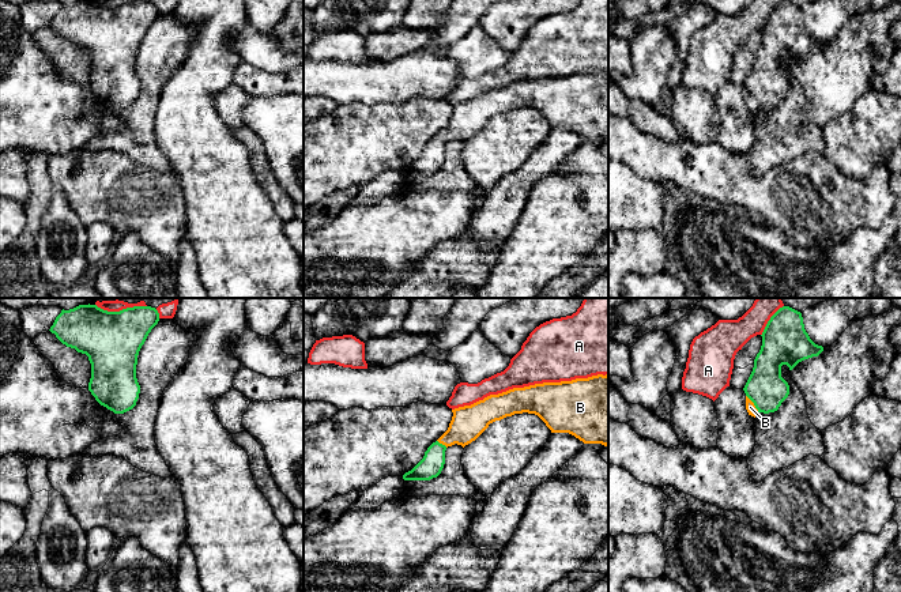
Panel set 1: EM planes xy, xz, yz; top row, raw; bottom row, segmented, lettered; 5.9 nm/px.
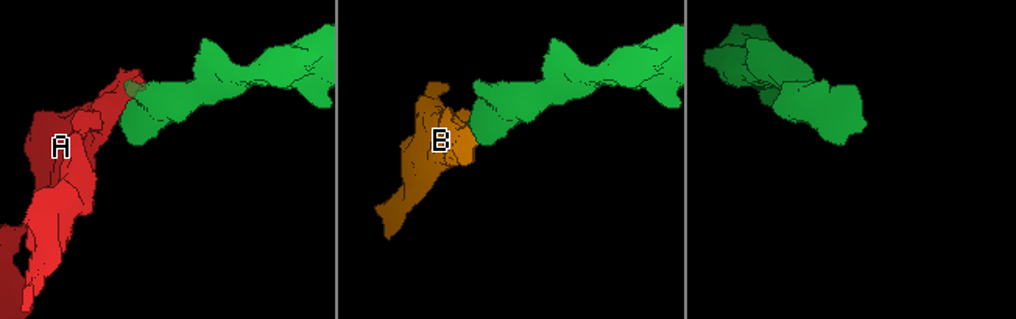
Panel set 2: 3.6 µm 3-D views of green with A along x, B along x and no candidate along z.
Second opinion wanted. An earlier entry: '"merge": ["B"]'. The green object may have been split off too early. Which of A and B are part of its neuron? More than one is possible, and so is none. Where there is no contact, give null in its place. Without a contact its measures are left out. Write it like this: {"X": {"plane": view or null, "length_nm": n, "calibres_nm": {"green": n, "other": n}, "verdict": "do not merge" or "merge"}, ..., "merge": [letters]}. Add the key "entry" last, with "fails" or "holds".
{"A": {"plane": "xy", "length_nm": 300, "calibres_nm": {"green": 340, "other": 50}, "verdict": "do not merge"}, "B": {"plane": "yz", "length_nm": 130, "calibres_nm": {"green": 220, "other": 60}, "verdict": "merge"}, "merge": ["B"], "entry": "holds"}

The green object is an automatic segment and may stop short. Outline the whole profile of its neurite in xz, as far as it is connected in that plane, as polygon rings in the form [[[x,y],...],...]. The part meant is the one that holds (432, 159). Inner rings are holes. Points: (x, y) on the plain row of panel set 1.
[[[608,69],[576,73],[561,78],[543,78],[524,83],[513,83],[498,90],[490,90],[471,101],[452,105],[453,112],[448,125],[425,147],[423,154],[403,170],[404,176],[430,176],[437,173],[445,159],[445,146],[455,139],[463,143],[475,136],[490,118],[514,109],[538,110],[551,128],[569,128],[584,139],[608,140]]]

